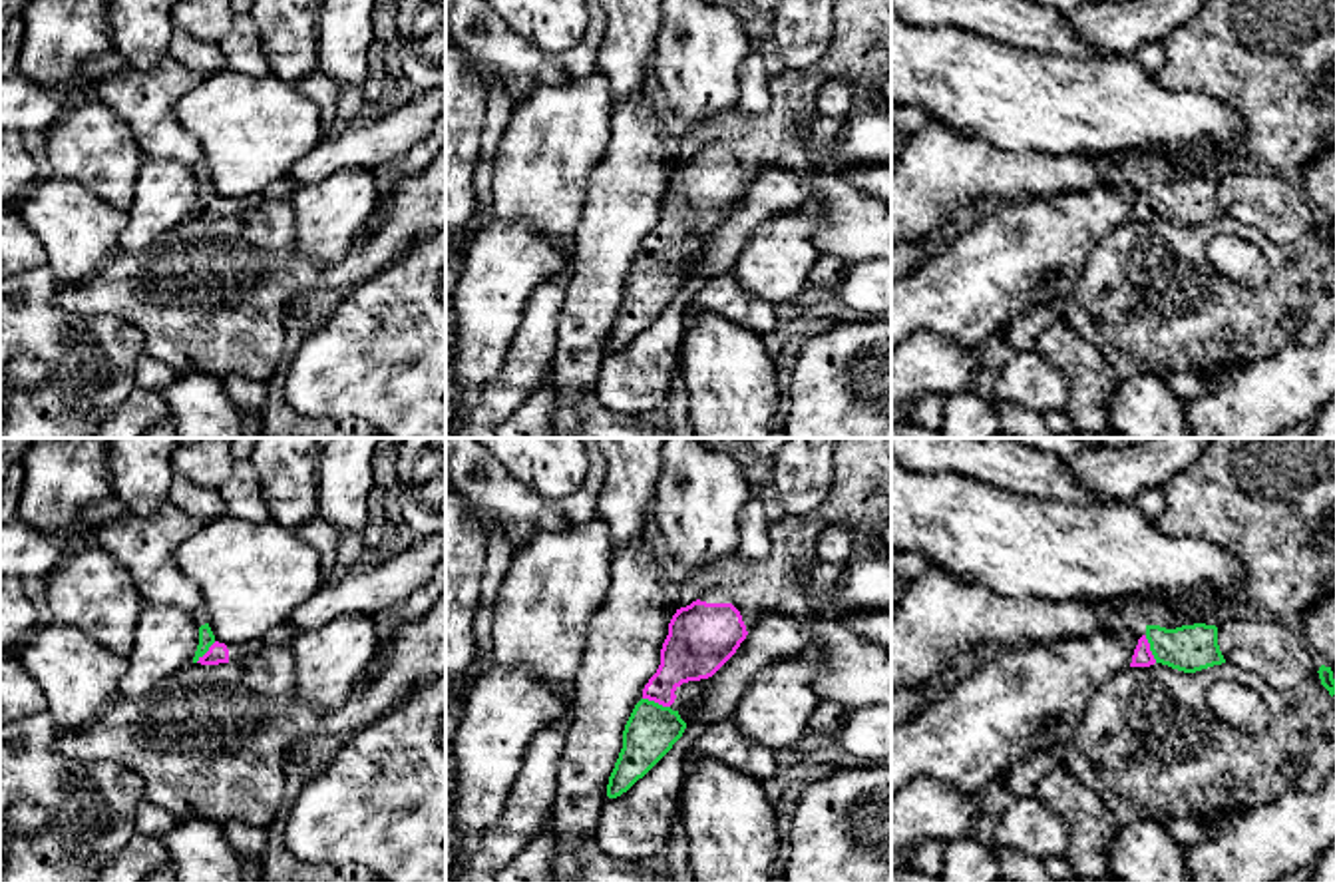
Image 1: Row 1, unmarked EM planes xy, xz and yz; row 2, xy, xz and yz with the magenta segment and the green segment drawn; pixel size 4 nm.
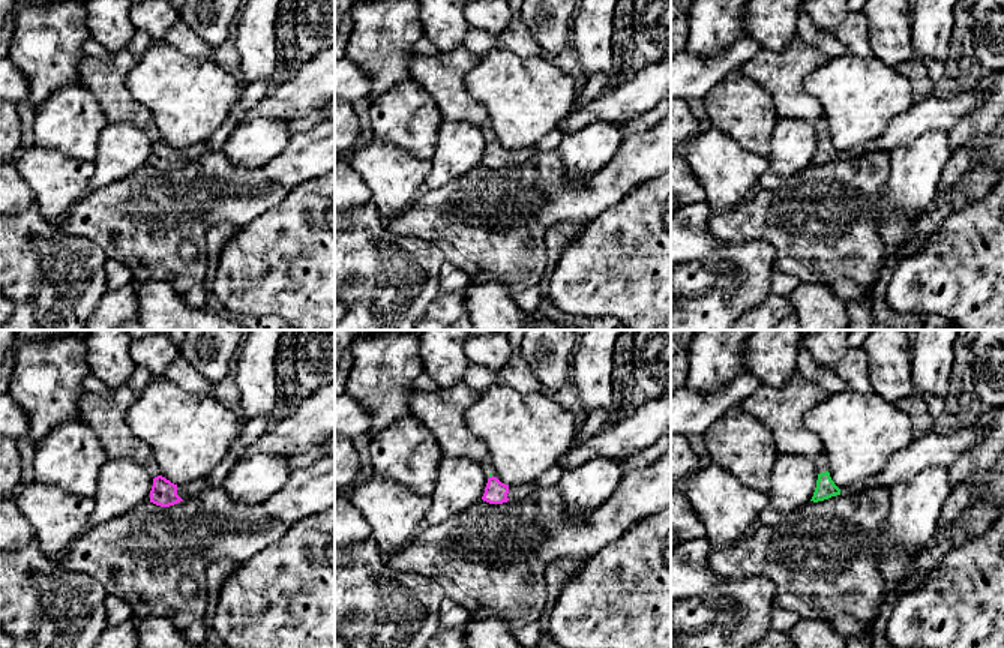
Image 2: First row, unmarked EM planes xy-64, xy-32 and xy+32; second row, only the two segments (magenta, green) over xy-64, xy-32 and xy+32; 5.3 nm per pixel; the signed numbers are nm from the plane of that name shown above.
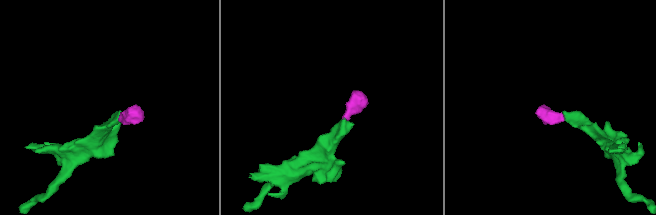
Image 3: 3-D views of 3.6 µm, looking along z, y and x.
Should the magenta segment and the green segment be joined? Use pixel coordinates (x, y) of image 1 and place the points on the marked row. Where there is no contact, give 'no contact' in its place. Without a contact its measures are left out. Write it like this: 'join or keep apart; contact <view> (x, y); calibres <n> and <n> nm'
join; contact xz (657, 701); calibres 240 and 200 nm

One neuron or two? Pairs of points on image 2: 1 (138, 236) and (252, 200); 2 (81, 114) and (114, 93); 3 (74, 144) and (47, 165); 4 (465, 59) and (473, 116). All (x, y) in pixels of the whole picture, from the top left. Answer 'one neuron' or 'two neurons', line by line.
1: one neuron
2: two neurons
3: two neurons
4: one neuron

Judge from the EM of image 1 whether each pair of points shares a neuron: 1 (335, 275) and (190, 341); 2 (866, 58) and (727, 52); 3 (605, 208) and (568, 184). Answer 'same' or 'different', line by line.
1: same
2: different
3: different

